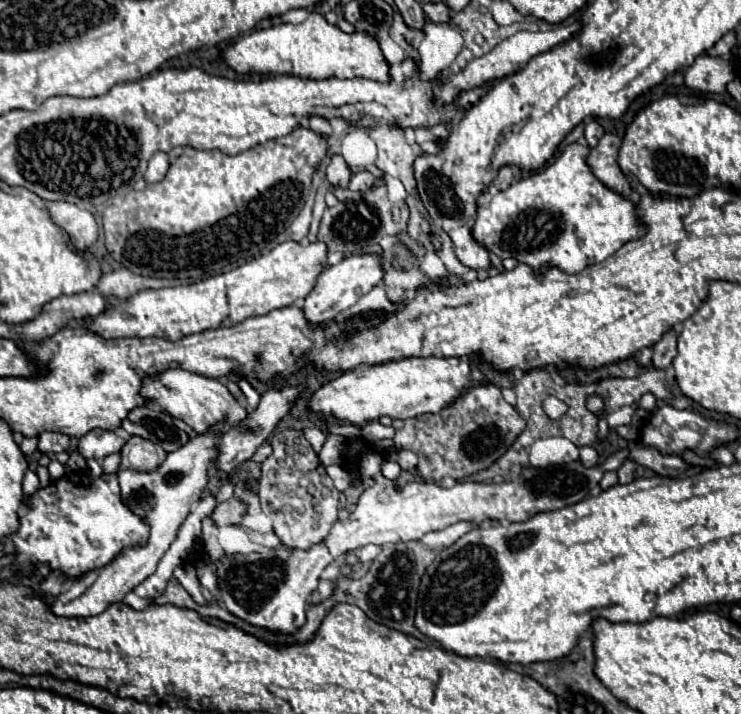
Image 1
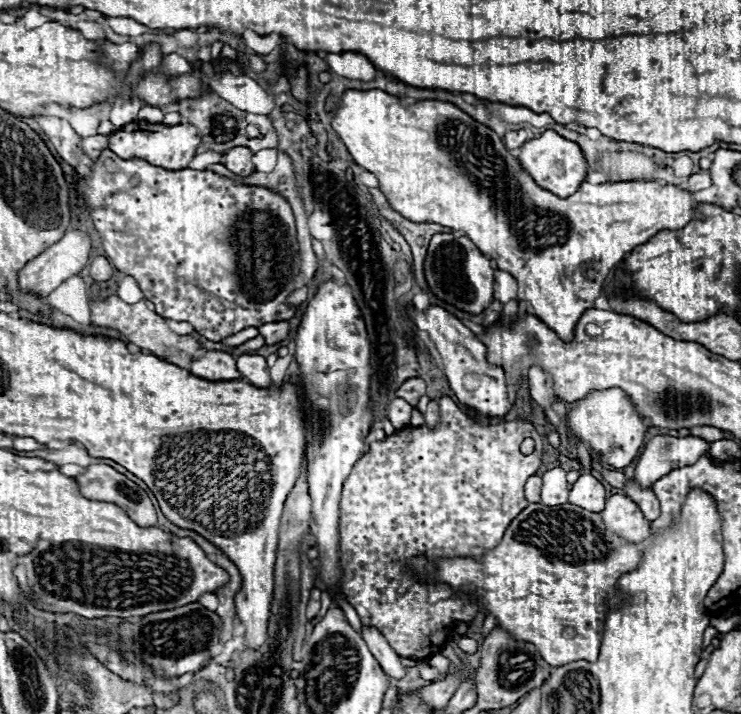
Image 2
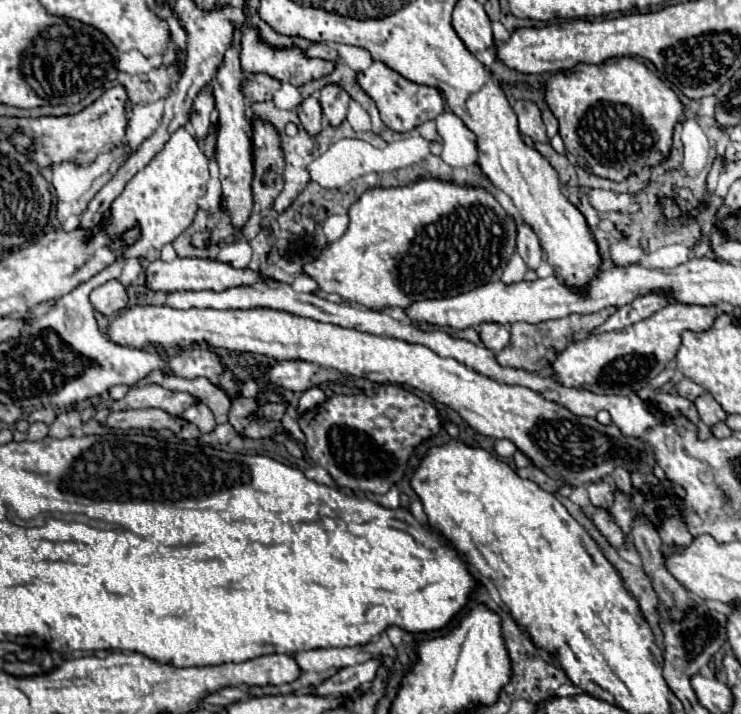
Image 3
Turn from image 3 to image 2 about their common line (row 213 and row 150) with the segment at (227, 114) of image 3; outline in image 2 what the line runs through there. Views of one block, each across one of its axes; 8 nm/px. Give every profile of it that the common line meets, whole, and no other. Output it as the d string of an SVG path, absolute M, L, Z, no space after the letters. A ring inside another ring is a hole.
M236 146L234 150L228 150L224 154L224 166L228 170L232 170L234 174L240 176L248 176L254 172L254 164L252 164L252 150L244 148L244 146Z

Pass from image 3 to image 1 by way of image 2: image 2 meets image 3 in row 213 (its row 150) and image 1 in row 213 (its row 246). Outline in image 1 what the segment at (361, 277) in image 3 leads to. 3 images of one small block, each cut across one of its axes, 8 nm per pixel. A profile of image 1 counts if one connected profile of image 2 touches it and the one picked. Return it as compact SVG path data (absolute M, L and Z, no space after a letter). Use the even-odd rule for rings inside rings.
M576 142L568 144L564 152L544 170L538 170L532 176L514 182L504 192L498 192L486 208L478 208L478 218L472 230L474 238L498 258L516 258L518 262L528 264L534 272L540 272L540 268L548 264L560 268L566 274L578 274L586 266L612 256L624 242L640 238L646 230L638 222L636 204L630 198L624 198L598 182L586 162L588 152L588 146Z

